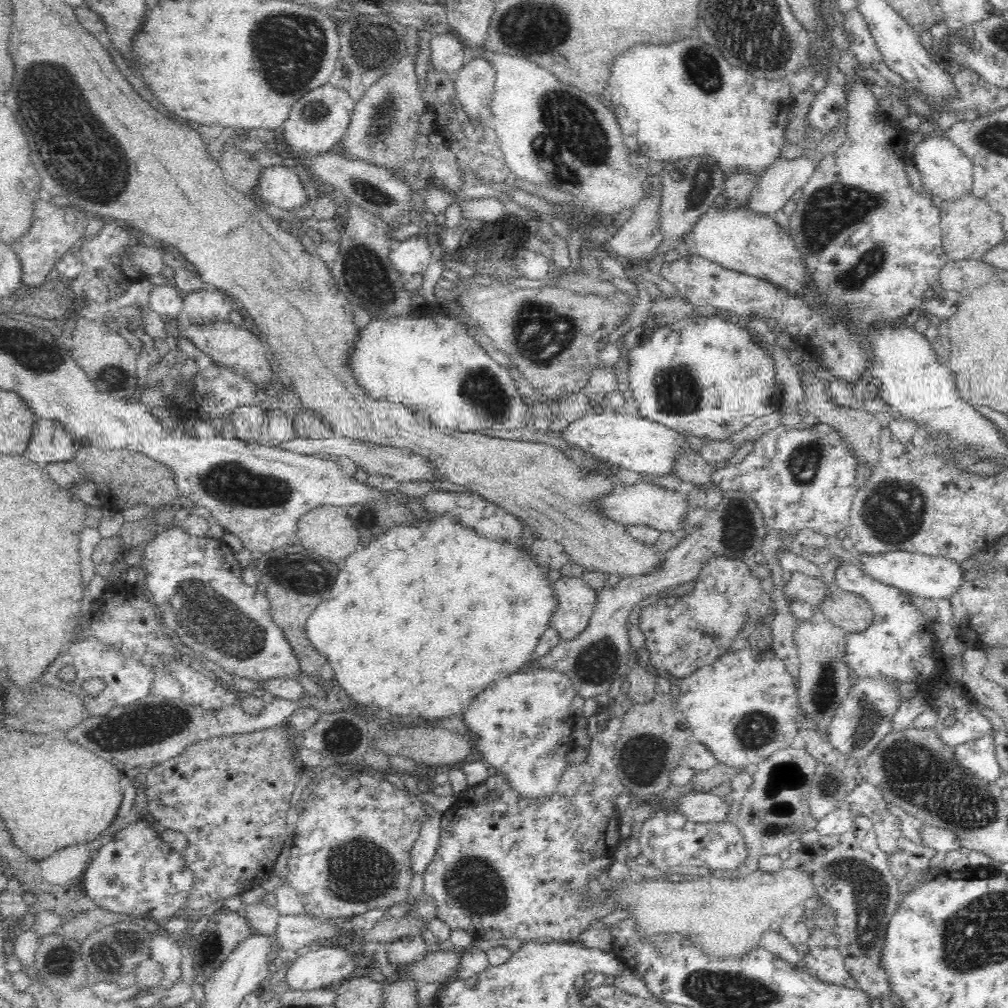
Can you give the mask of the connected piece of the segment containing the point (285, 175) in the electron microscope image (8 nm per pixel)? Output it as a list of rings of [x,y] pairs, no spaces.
[[[293,164],[272,165],[261,168],[258,191],[261,198],[284,210],[306,206],[306,192]]]

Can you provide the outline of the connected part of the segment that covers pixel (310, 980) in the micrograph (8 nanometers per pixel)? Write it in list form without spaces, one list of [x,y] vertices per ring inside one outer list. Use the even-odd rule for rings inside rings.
[[[331,947],[316,948],[297,953],[287,959],[282,971],[294,990],[314,990],[334,987],[348,978],[356,964],[348,950]]]

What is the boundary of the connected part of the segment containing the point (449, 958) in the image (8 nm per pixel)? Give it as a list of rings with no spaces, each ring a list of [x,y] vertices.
[[[446,946],[436,953],[426,956],[412,968],[408,968],[408,974],[422,984],[438,982],[448,987],[459,979],[458,964],[461,959],[462,956],[458,950]]]

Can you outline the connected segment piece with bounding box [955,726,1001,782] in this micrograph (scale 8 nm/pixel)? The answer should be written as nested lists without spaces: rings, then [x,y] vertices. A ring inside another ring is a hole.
[[[994,726],[985,736],[955,747],[955,756],[961,761],[961,766],[968,772],[973,772],[974,776],[994,782],[1001,774],[997,761],[996,739],[997,727]]]

